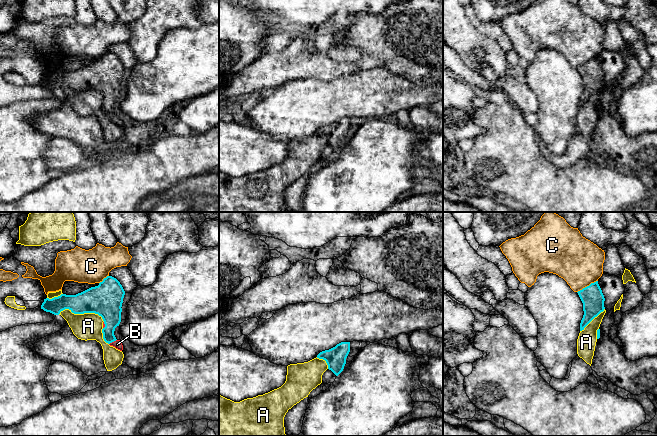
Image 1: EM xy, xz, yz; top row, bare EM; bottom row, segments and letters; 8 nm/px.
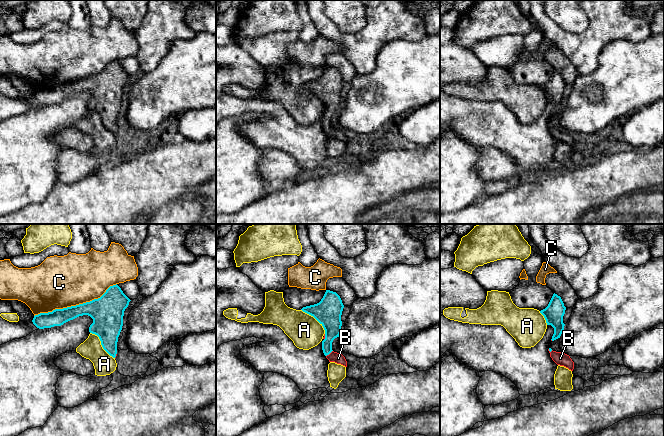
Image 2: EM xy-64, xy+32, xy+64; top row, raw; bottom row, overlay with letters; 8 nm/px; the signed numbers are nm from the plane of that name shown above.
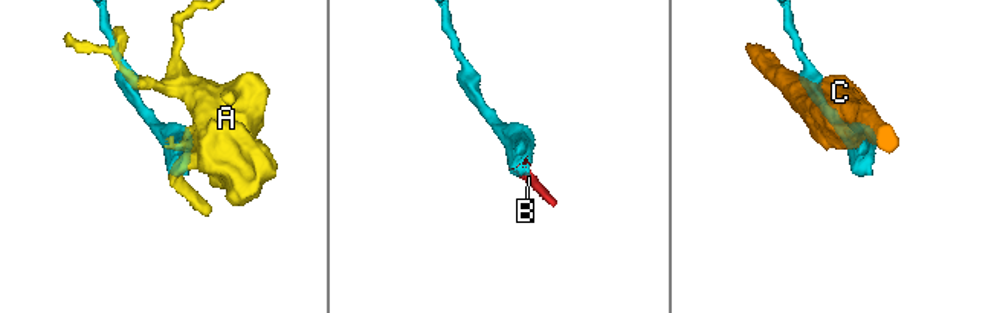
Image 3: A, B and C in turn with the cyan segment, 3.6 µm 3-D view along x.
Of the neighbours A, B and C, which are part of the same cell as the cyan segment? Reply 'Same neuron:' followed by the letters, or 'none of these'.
Same neuron: B

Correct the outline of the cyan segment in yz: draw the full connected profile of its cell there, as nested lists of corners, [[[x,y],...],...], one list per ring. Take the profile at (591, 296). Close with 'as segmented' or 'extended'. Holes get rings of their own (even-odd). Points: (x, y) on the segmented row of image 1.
[[[598,281],[591,283],[577,293],[583,303],[584,315],[580,323],[580,331],[582,331],[595,317],[604,311],[605,298]]] | as segmented

